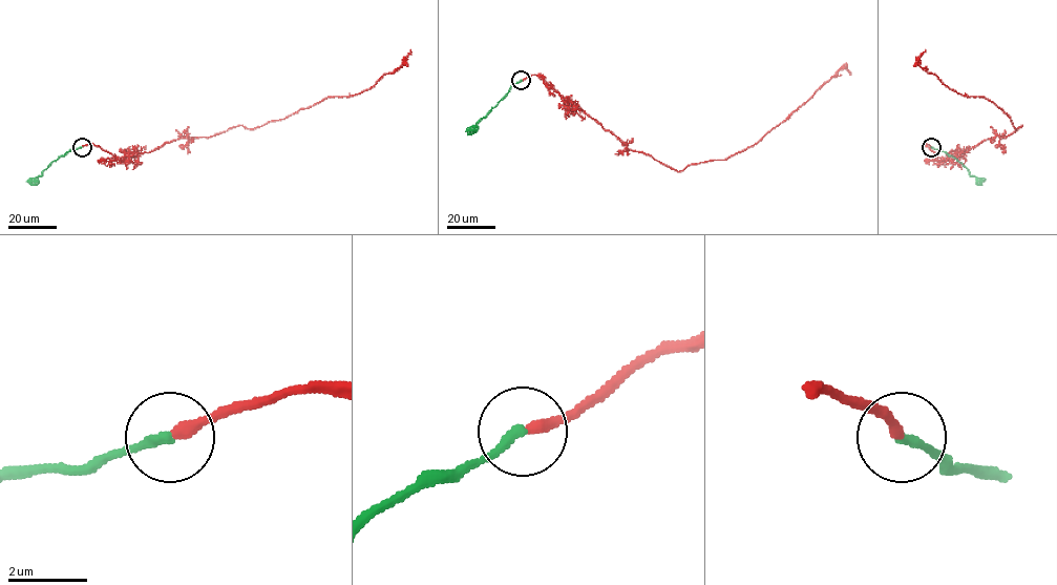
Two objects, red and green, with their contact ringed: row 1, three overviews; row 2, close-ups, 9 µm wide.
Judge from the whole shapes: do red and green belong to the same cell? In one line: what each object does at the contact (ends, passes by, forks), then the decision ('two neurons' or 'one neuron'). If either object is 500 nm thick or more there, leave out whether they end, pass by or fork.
red ends; green ends; one neuron

